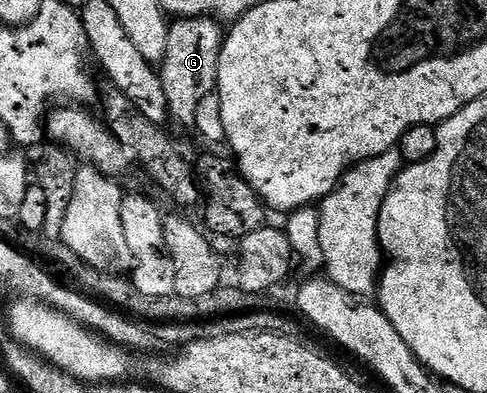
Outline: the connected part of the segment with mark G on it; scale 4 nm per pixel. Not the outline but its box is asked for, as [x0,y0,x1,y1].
[158,17,225,126]

